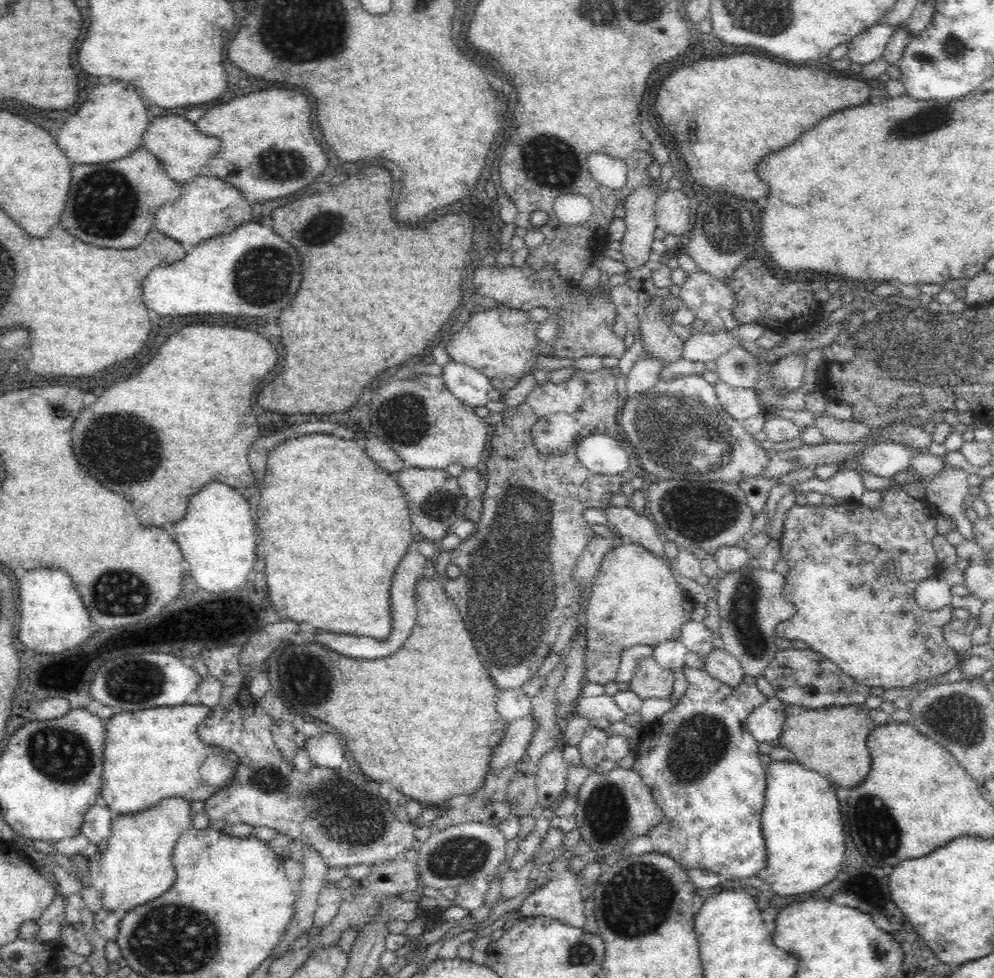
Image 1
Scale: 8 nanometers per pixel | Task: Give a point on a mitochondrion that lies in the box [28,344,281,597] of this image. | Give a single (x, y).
(127, 438)

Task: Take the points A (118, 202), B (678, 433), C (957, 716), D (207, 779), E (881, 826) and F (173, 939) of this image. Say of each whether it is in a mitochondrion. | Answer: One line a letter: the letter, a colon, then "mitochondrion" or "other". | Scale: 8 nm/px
A: mitochondrion
B: mitochondrion
C: mitochondrion
D: other
E: mitochondrion
F: mitochondrion

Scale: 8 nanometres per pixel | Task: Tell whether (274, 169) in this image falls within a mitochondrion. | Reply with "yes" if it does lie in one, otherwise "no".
yes

